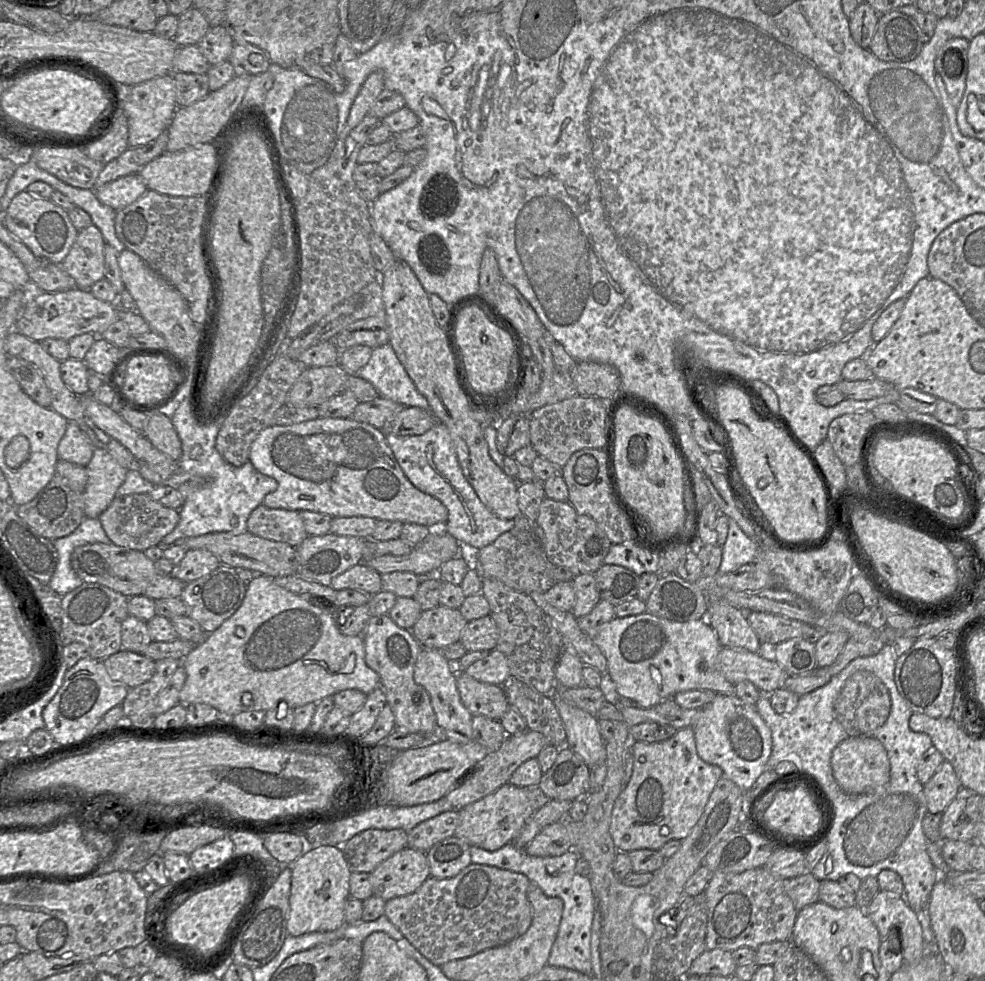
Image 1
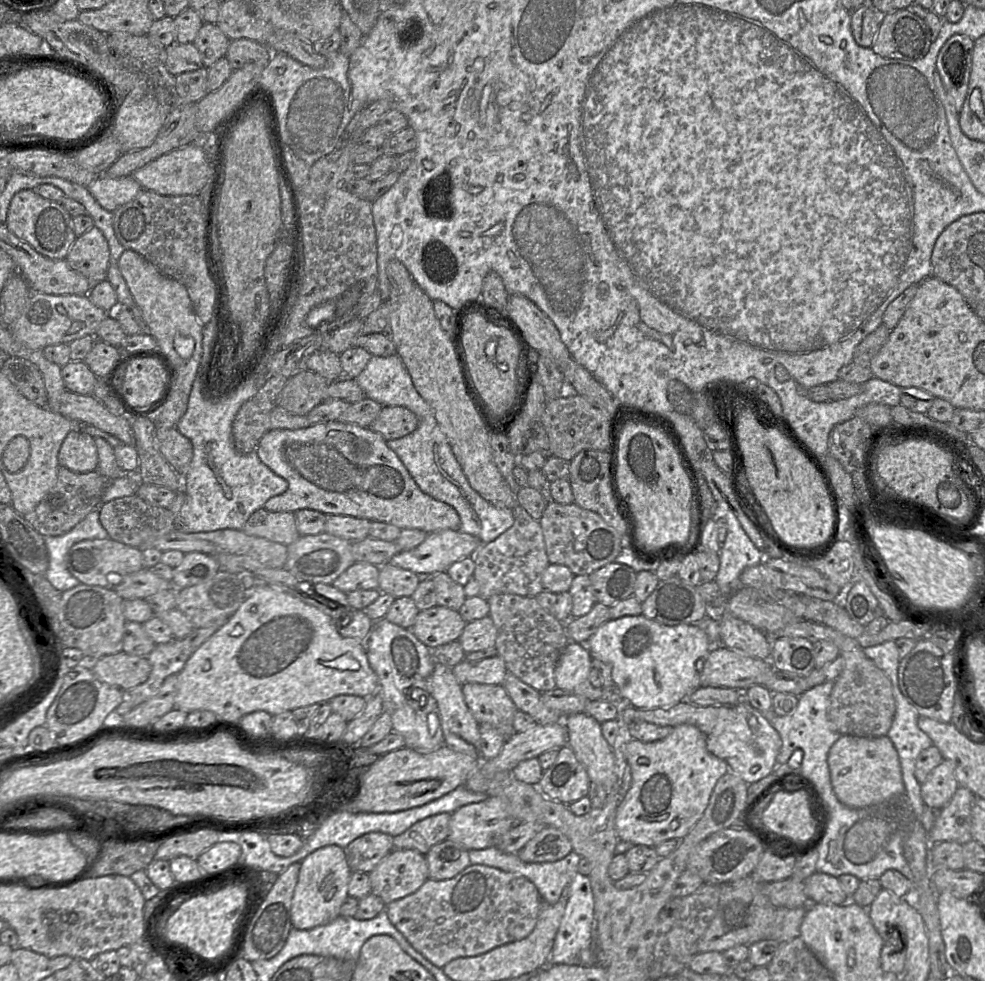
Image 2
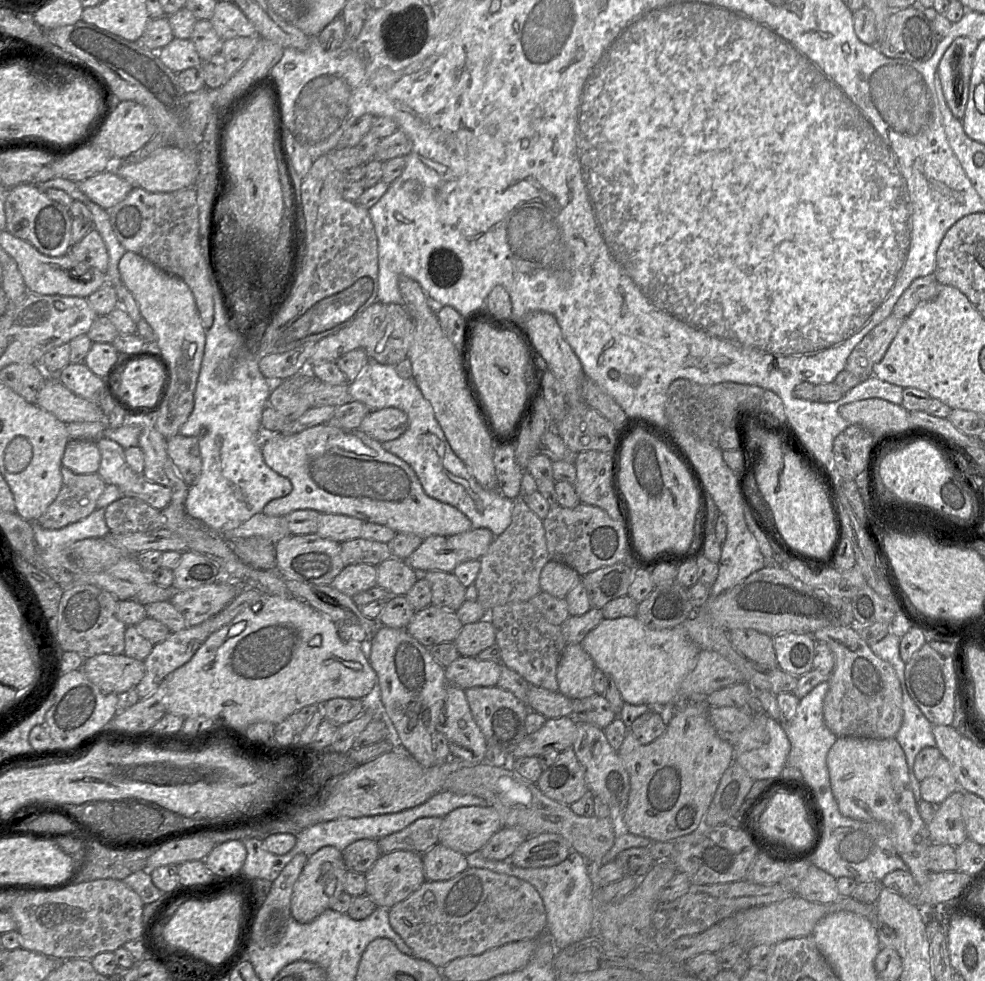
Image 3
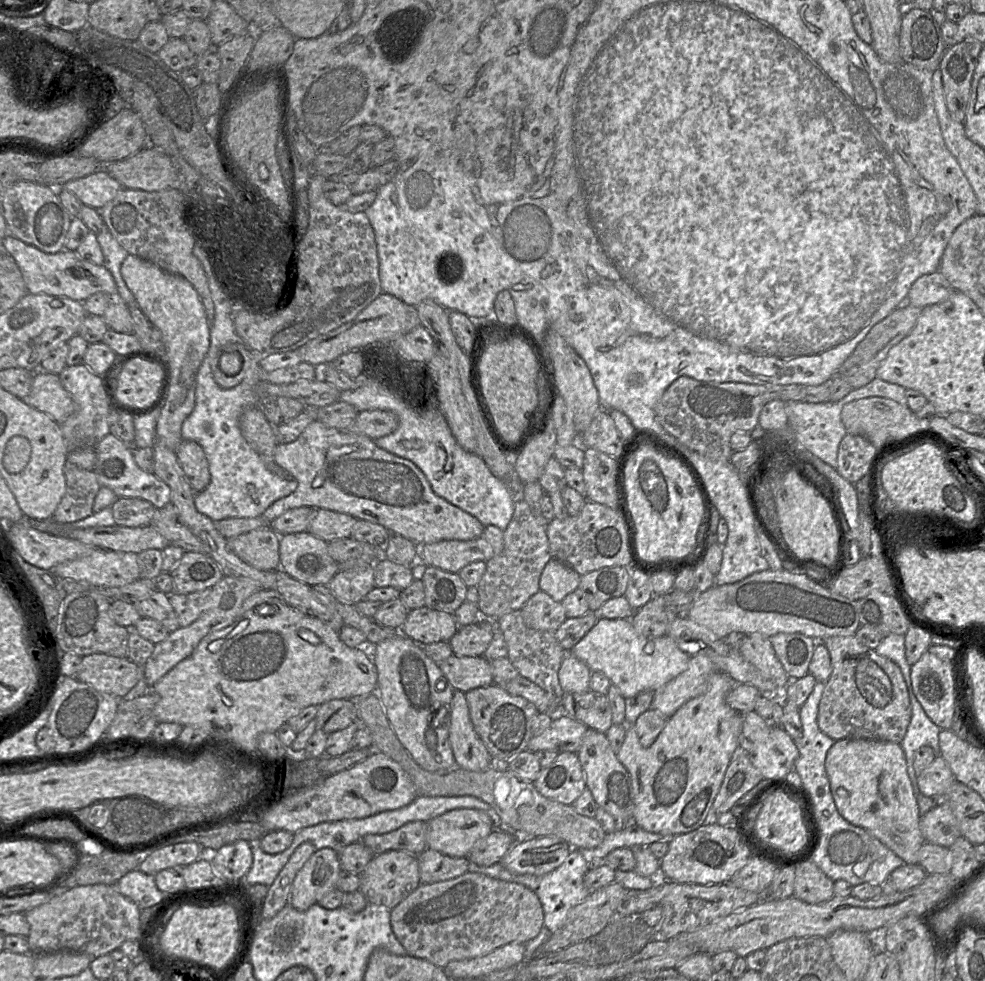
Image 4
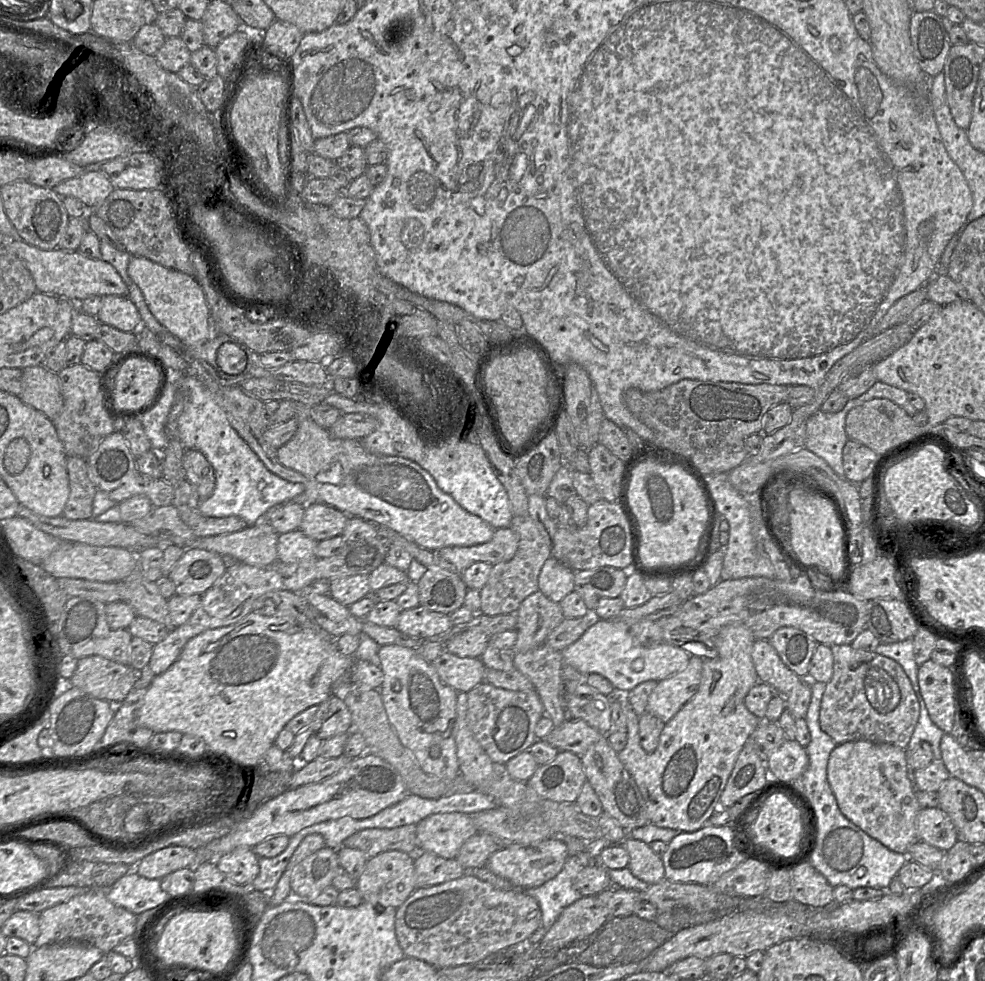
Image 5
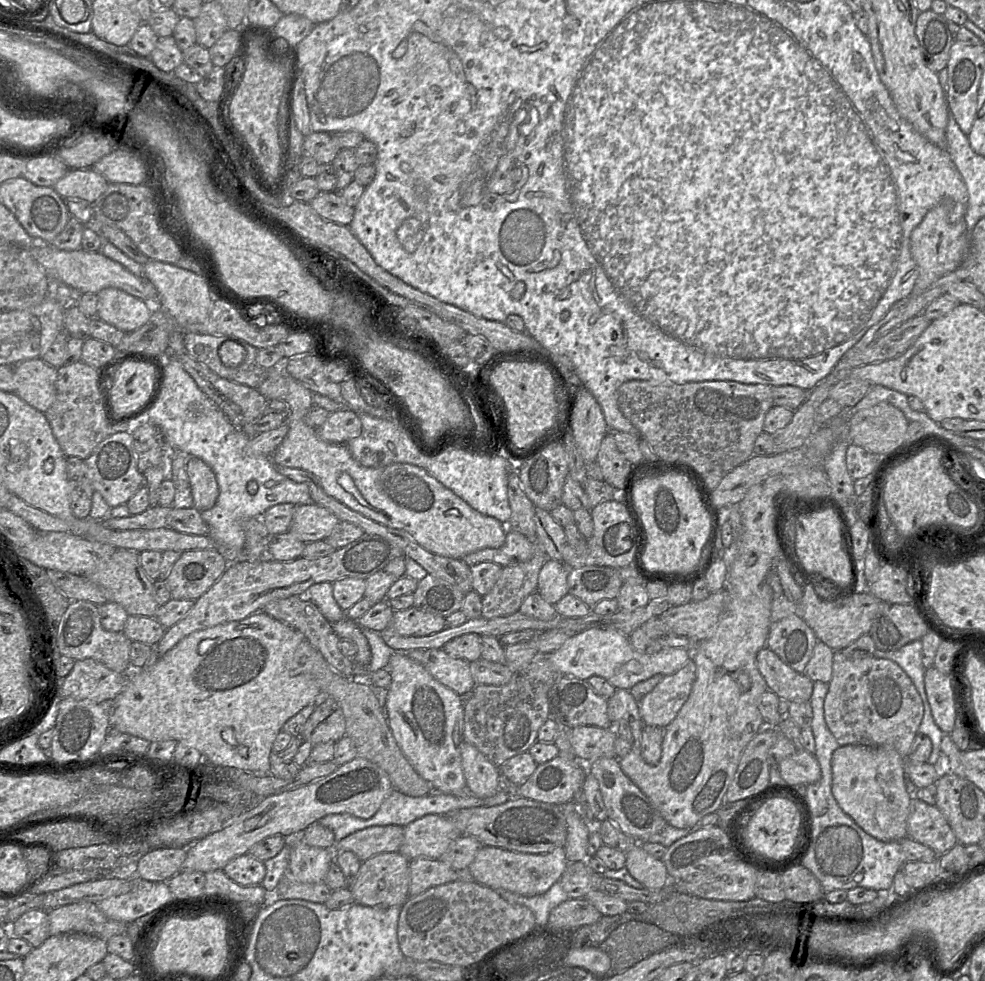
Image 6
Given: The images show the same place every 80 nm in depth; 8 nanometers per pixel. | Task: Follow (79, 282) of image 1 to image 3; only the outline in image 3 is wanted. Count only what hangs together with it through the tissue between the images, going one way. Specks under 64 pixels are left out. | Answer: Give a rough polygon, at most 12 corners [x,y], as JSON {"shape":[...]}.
{"shape":[[95,229],[67,254],[107,273],[107,248]]}

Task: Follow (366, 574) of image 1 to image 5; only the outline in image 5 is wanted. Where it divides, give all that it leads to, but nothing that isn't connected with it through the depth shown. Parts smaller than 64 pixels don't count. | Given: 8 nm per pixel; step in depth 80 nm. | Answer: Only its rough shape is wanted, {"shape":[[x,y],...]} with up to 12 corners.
{"shape":[[369,575],[332,579],[329,595],[349,608],[371,595]]}

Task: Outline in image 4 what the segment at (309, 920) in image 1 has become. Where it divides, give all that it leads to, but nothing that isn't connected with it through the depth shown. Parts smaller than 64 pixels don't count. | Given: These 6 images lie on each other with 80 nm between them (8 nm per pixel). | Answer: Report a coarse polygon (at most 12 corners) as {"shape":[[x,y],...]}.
{"shape":[[316,850],[294,879],[289,905],[306,911],[336,888],[339,853]]}

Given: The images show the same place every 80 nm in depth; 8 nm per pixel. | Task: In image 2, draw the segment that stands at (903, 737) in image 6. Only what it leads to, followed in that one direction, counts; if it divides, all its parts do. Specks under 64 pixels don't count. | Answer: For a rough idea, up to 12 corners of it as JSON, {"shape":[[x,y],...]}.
{"shape":[[797,621],[770,640],[830,641],[844,659],[828,719],[842,735],[884,736],[892,684],[859,643]]}

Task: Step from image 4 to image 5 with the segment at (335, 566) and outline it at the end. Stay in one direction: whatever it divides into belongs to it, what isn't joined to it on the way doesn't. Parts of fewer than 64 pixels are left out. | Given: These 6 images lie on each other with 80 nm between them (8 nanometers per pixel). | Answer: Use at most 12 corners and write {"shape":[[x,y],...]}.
{"shape":[[300,529],[280,534],[278,561],[316,557],[317,541]]}

